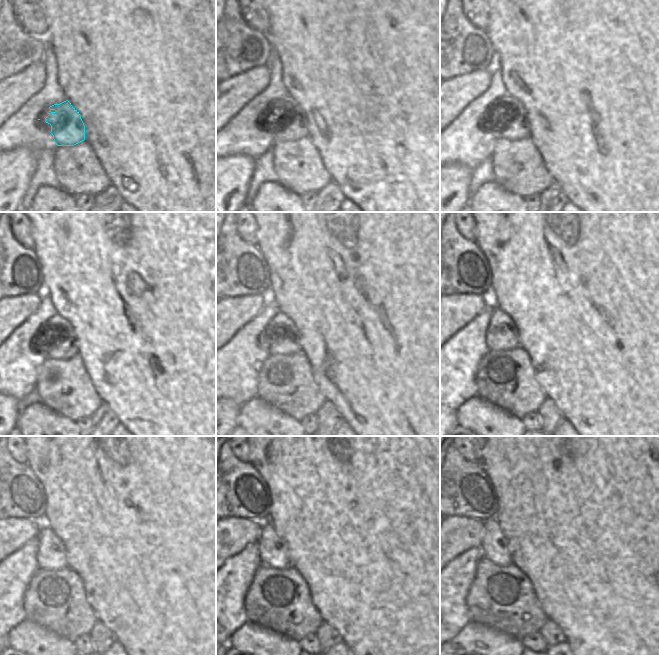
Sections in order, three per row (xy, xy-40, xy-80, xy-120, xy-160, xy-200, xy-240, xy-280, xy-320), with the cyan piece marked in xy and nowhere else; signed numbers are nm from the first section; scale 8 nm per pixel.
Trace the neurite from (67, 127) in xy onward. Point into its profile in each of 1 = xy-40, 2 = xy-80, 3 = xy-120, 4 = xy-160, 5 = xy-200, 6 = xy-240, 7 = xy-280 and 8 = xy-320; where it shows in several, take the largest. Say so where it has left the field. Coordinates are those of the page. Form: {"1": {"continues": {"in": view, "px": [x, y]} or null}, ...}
{"1": {"continues": {"in": "xy-40", "px": [290, 123]}}, "2": {"continues": {"in": "xy-80", "px": [512, 124]}}, "3": {"continues": {"in": "xy-120", "px": [57, 338]}}, "4": {"continues": {"in": "xy-160", "px": [281, 337]}}, "5": {"continues": {"in": "xy-200", "px": [501, 334]}}, "6": {"continues": {"in": "xy-240", "px": [51, 556]}}, "7": {"continues": {"in": "xy-280", "px": [273, 551]}}, "8": {"continues": {"in": "xy-320", "px": [495, 547]}}}

